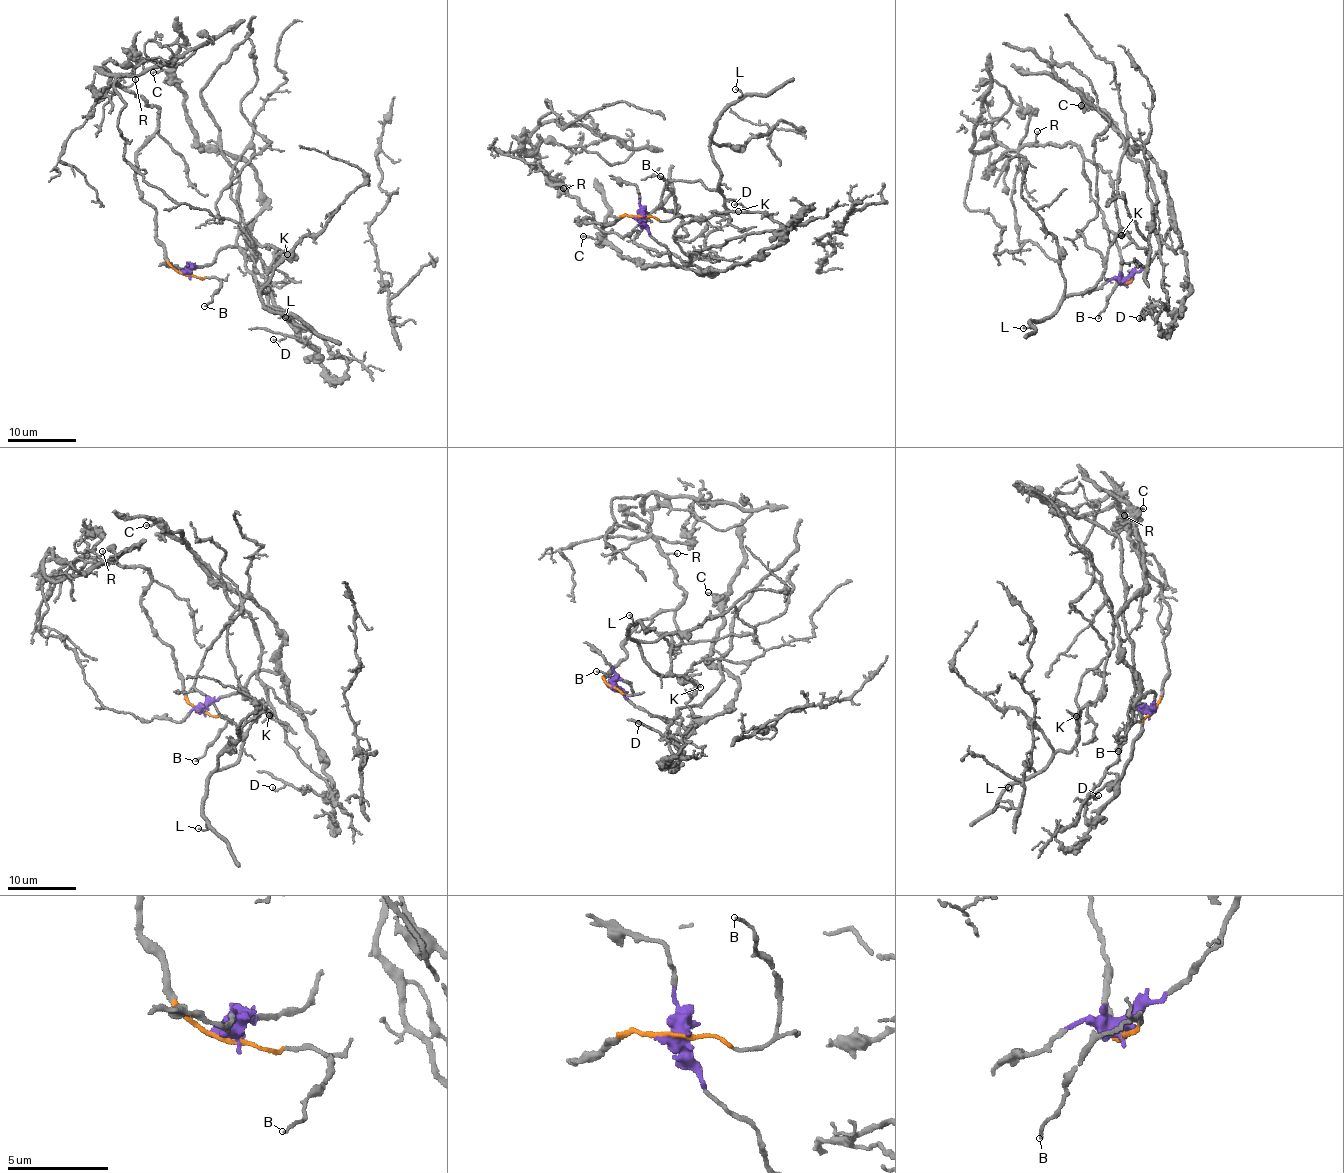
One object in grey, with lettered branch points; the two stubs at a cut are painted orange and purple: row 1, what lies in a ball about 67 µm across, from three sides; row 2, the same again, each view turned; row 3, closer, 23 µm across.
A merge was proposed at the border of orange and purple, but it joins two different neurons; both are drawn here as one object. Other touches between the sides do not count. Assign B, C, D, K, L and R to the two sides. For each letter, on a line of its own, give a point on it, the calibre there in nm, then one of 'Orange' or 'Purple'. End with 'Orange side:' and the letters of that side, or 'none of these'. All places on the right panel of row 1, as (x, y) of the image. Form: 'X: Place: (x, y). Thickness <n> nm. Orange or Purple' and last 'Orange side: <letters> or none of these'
B: Place: (1098, 318). Thickness 110 nm. Orange
C: Place: (1081, 105). Thickness 160 nm. Purple
D: Place: (1139, 318). Thickness 120 nm. Purple
K: Place: (1121, 235). Thickness 110 nm. Purple
L: Place: (1023, 328). Thickness 110 nm. Purple
R: Place: (1037, 131). Thickness 100 nm. Orange
Orange side: B, R

